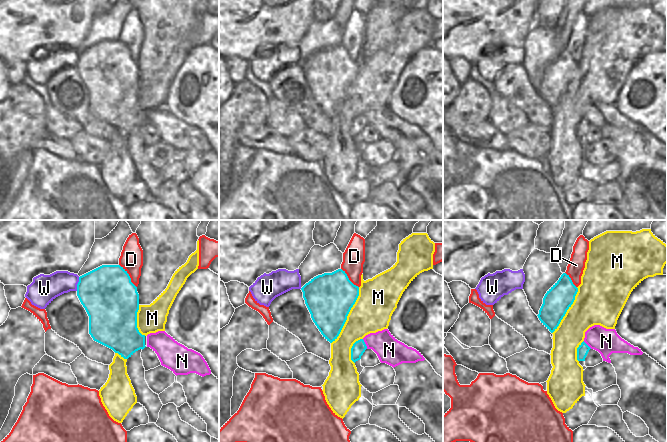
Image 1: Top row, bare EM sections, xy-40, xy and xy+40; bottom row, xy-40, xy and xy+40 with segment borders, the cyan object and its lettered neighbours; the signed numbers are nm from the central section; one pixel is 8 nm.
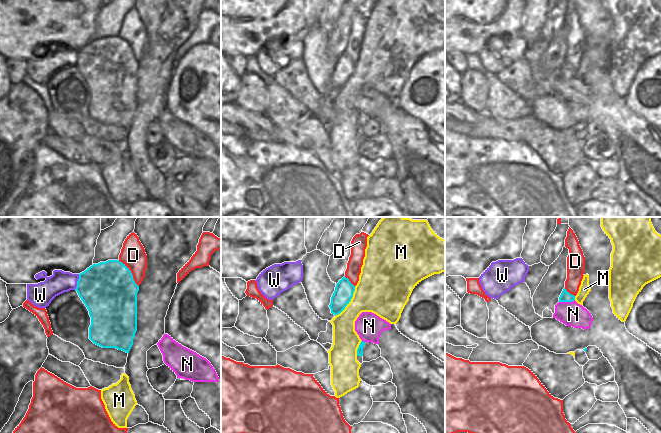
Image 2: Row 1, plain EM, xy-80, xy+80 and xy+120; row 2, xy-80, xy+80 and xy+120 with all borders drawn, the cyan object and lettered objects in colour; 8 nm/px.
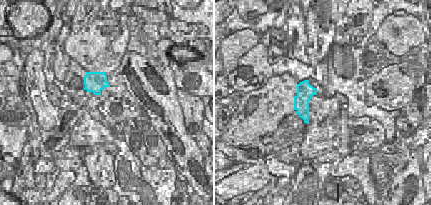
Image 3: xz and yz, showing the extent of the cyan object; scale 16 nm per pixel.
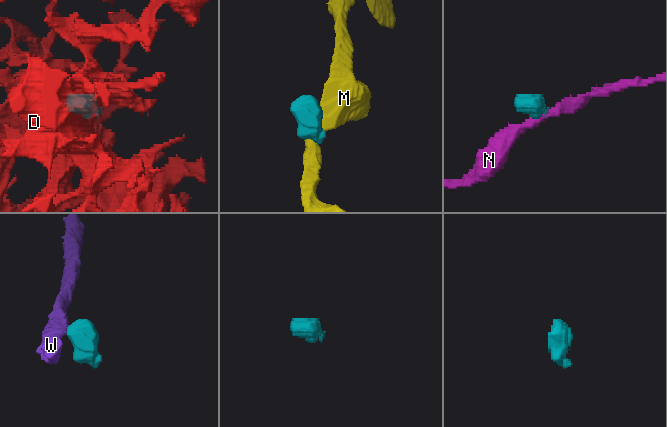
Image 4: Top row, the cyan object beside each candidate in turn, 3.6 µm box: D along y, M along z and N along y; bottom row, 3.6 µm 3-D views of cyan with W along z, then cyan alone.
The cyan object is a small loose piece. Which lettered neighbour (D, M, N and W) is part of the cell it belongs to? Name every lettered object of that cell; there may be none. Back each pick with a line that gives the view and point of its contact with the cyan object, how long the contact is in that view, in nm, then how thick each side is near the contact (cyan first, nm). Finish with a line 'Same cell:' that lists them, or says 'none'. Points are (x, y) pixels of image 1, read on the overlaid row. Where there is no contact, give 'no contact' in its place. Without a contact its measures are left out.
Same cell: none

